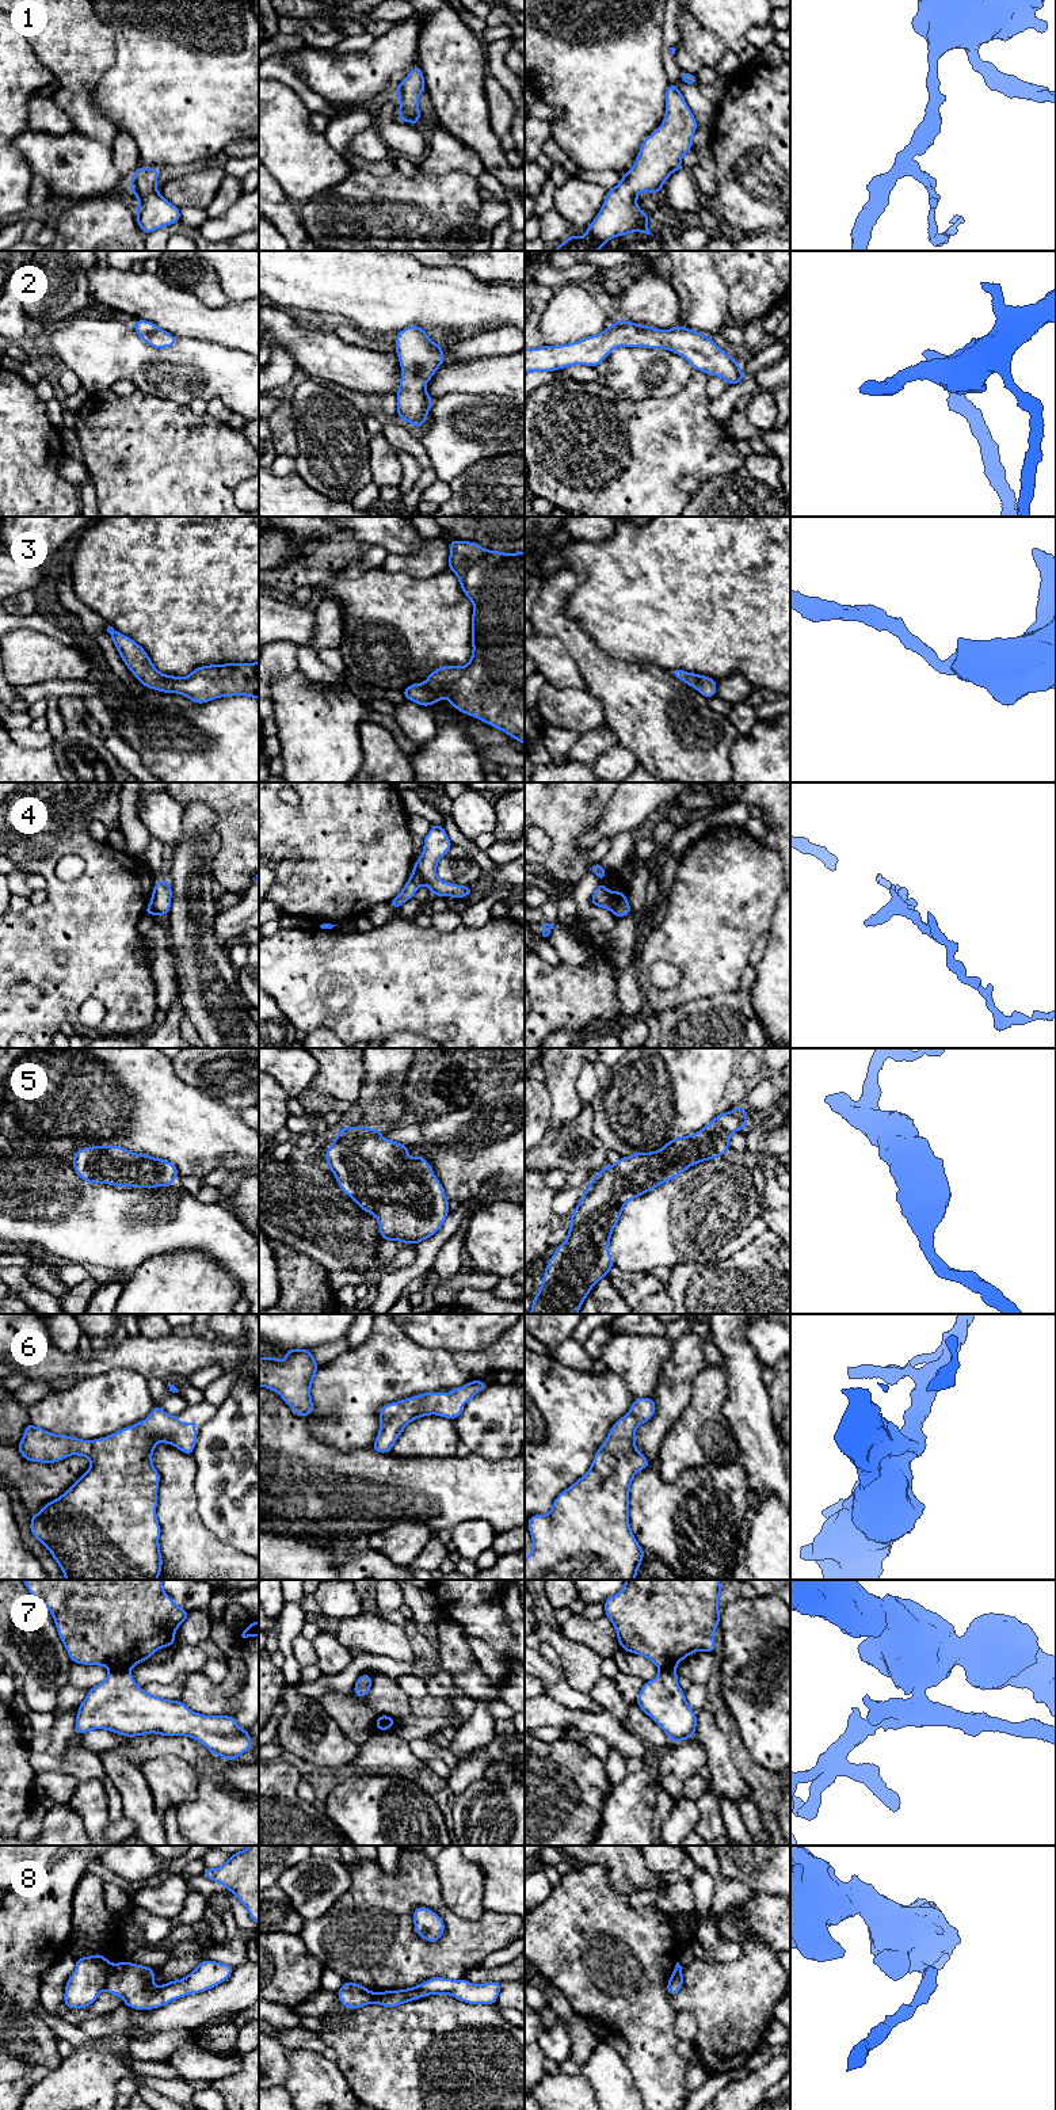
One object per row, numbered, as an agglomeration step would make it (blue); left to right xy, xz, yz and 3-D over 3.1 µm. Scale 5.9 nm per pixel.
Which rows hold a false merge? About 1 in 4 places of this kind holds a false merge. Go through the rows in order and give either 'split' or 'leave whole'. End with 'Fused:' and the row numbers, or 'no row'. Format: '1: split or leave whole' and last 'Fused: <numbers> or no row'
1: leave whole
2: leave whole
3: leave whole
4: split
5: leave whole
6: leave whole
7: split
8: split
Fused: 4, 7, 8

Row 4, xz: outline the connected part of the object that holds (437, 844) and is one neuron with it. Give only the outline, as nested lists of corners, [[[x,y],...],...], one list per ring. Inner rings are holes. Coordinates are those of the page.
[[[431,824],[431,830],[423,837],[424,848],[422,857],[413,862],[413,869],[422,875],[423,884],[427,885],[432,895],[454,896],[455,899],[466,898],[473,892],[469,885],[458,885],[441,880],[436,876],[438,861],[453,846],[443,826]]]

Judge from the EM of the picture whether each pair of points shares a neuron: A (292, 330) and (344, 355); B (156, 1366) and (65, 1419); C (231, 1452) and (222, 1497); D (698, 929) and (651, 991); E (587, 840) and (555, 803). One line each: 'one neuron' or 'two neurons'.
A: one neuron
B: two neurons
C: one neuron
D: one neuron
E: two neurons

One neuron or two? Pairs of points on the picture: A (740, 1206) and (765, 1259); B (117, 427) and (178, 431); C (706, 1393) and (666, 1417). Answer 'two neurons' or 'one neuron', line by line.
A: two neurons
B: one neuron
C: two neurons

